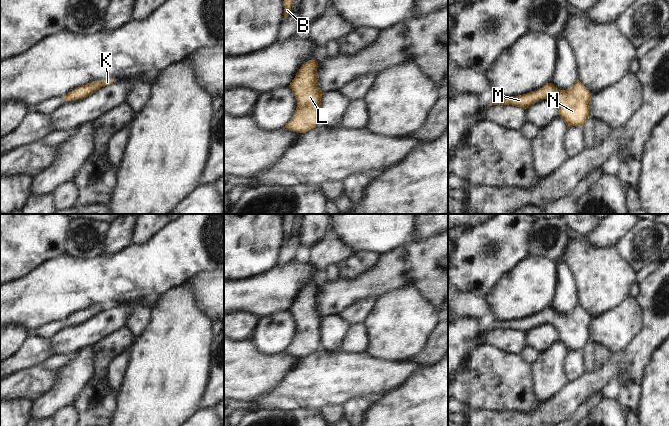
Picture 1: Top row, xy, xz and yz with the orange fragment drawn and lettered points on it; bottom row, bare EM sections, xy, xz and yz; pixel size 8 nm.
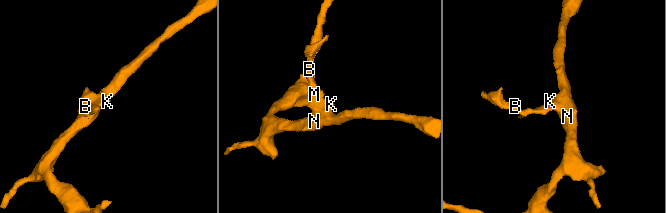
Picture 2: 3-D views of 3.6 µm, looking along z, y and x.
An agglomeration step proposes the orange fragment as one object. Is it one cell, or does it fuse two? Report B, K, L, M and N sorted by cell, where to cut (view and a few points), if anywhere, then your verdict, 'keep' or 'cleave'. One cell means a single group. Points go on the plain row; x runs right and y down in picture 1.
B K L M N; no cut; keep

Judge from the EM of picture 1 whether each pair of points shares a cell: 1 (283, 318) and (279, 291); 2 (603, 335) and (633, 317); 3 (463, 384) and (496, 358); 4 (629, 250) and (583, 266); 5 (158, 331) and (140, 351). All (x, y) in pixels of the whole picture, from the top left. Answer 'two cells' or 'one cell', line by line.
1: two cells
2: one cell
3: one cell
4: two cells
5: one cell

